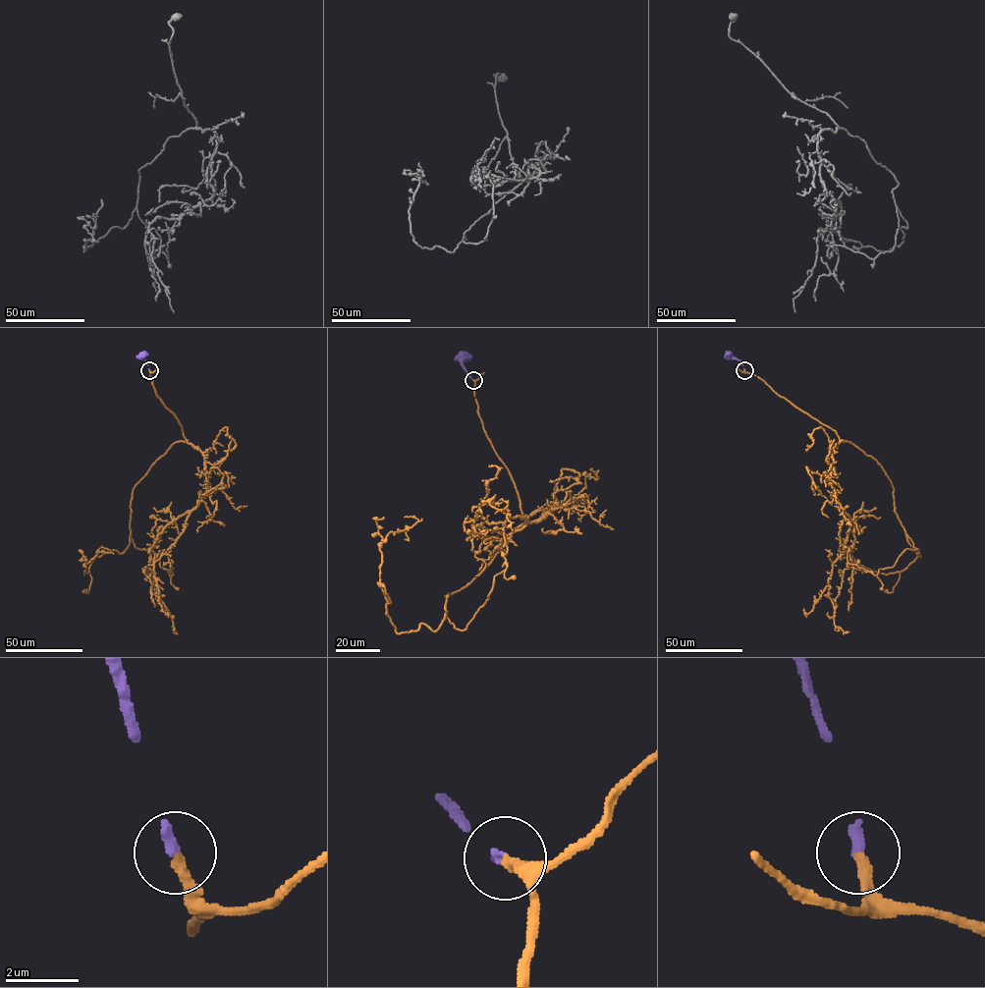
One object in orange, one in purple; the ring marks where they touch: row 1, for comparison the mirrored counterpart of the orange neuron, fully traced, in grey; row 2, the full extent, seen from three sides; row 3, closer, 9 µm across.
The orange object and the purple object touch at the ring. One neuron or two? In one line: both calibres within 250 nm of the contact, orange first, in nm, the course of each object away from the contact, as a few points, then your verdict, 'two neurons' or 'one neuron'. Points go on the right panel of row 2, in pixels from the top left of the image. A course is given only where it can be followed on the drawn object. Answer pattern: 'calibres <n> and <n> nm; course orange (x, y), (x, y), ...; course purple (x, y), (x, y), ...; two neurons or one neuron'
calibres 280 and 280 nm; course orange (744, 370), (880, 466), (894, 489), (894, 512), (920, 556), (902, 571), (884, 574), (852, 562), (840, 547); course purple (744, 370), (740, 360), (727, 354); one neuron

